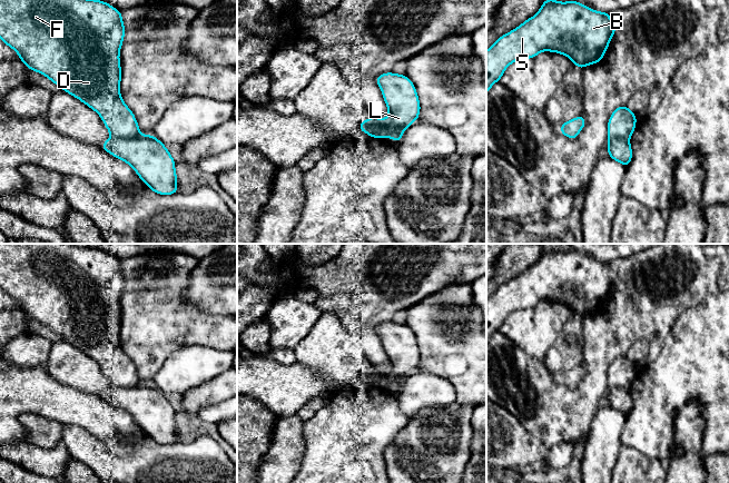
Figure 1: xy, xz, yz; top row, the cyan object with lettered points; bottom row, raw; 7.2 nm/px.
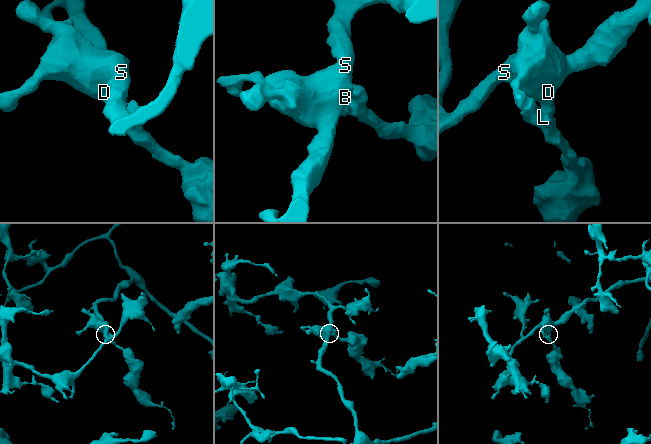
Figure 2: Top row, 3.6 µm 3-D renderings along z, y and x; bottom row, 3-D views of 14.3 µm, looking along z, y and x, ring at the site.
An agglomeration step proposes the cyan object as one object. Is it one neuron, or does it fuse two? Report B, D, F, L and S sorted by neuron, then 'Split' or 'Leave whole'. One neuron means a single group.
Groups: B D F S / L. Split

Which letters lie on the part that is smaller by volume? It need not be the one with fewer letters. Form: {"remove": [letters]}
{"remove": ["L"]}

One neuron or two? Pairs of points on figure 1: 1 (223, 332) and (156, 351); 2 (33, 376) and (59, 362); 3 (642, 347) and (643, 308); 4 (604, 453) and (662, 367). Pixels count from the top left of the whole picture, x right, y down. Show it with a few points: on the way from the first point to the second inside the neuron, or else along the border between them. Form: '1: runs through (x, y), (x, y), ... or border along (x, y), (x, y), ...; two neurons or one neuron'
1: runs through (206, 332), (173, 334); one neuron
2: border along (43, 366), (56, 380), (67, 385); two neurons
3: border along (648, 342), (634, 342), (630, 346); two neurons
4: border along (627, 416), (621, 432), (621, 444); two neurons

